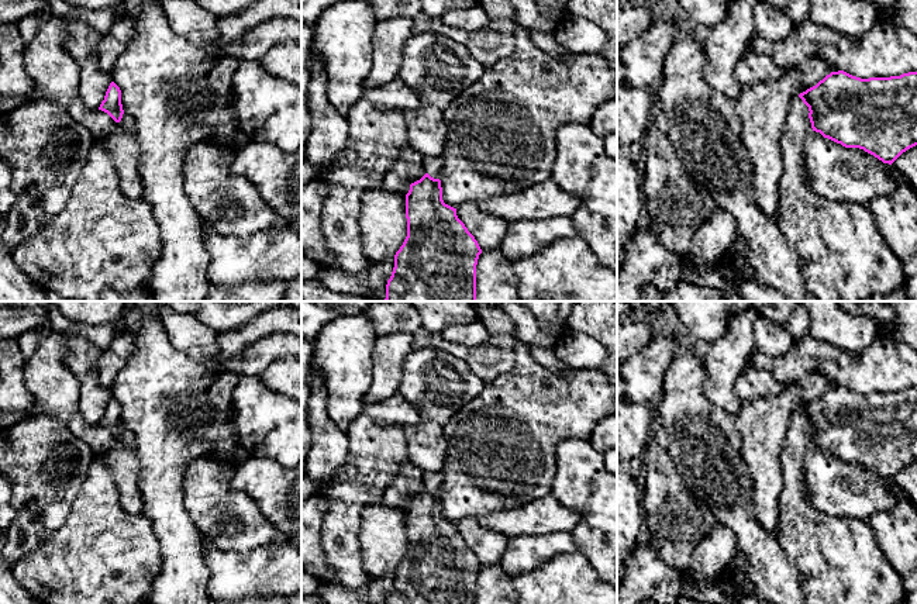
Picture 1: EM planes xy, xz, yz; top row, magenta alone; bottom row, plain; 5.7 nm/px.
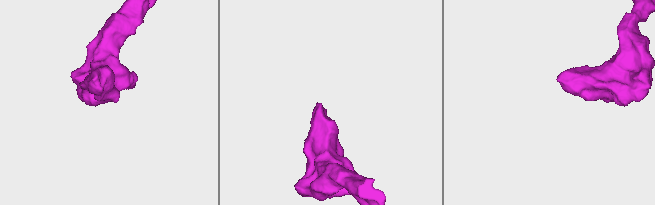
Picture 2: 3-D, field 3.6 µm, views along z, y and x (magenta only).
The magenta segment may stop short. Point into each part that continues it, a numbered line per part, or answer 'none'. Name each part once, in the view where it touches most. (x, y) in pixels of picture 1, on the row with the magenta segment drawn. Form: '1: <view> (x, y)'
1: yz (841, 255)

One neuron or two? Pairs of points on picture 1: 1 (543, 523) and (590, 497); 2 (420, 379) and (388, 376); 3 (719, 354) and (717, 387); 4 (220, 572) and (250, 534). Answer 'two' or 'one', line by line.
1: two
2: two
3: one
4: two

